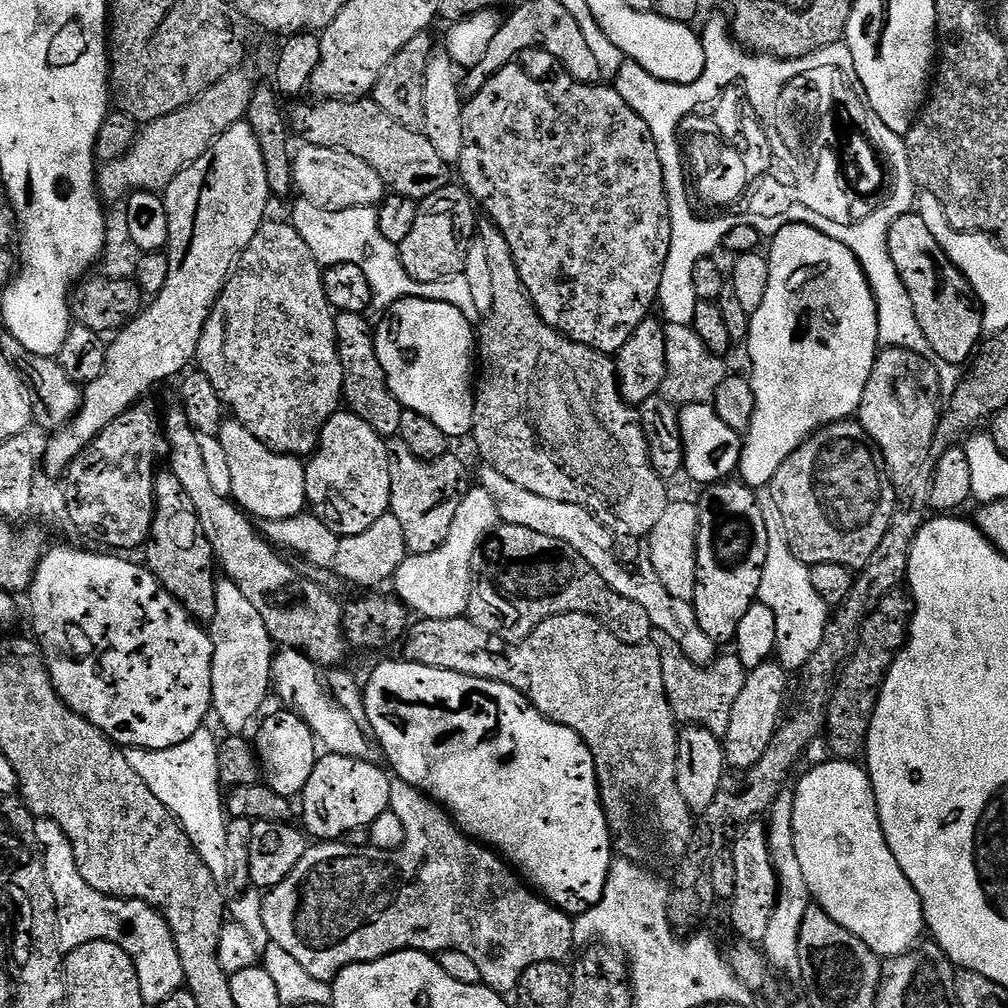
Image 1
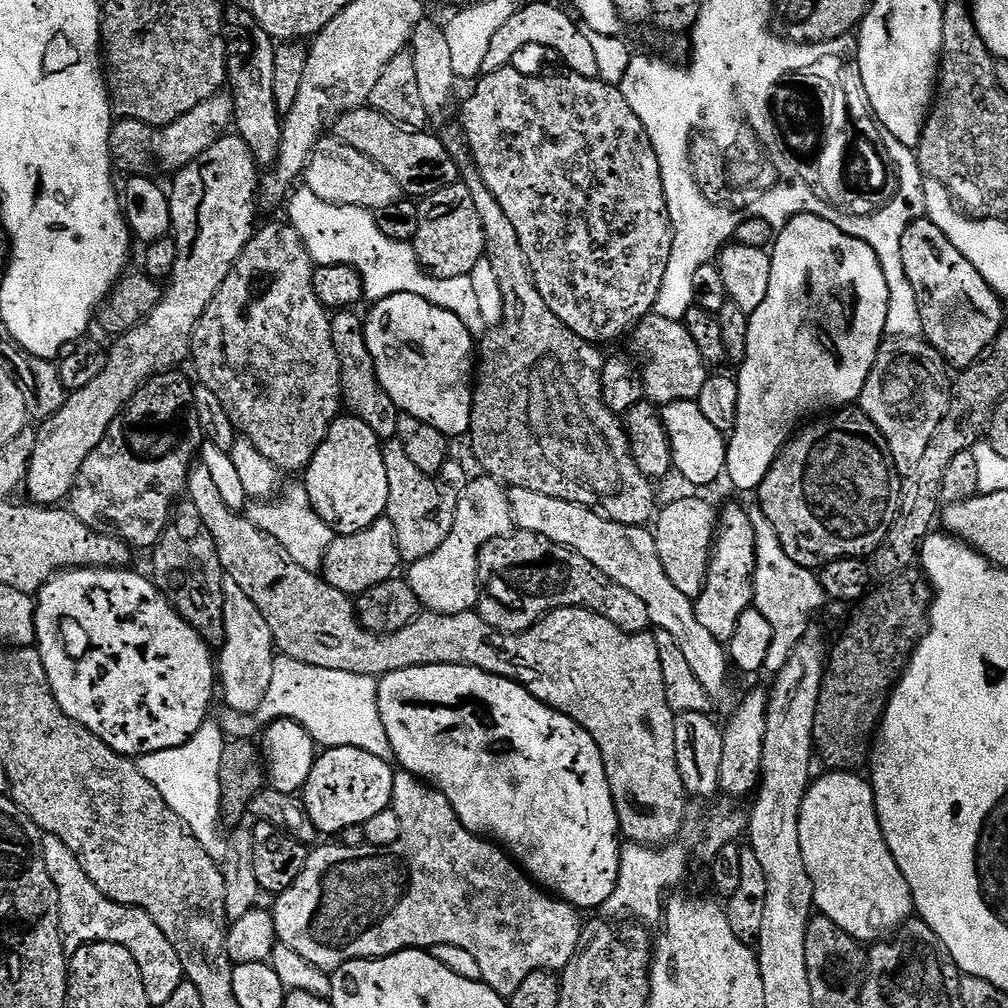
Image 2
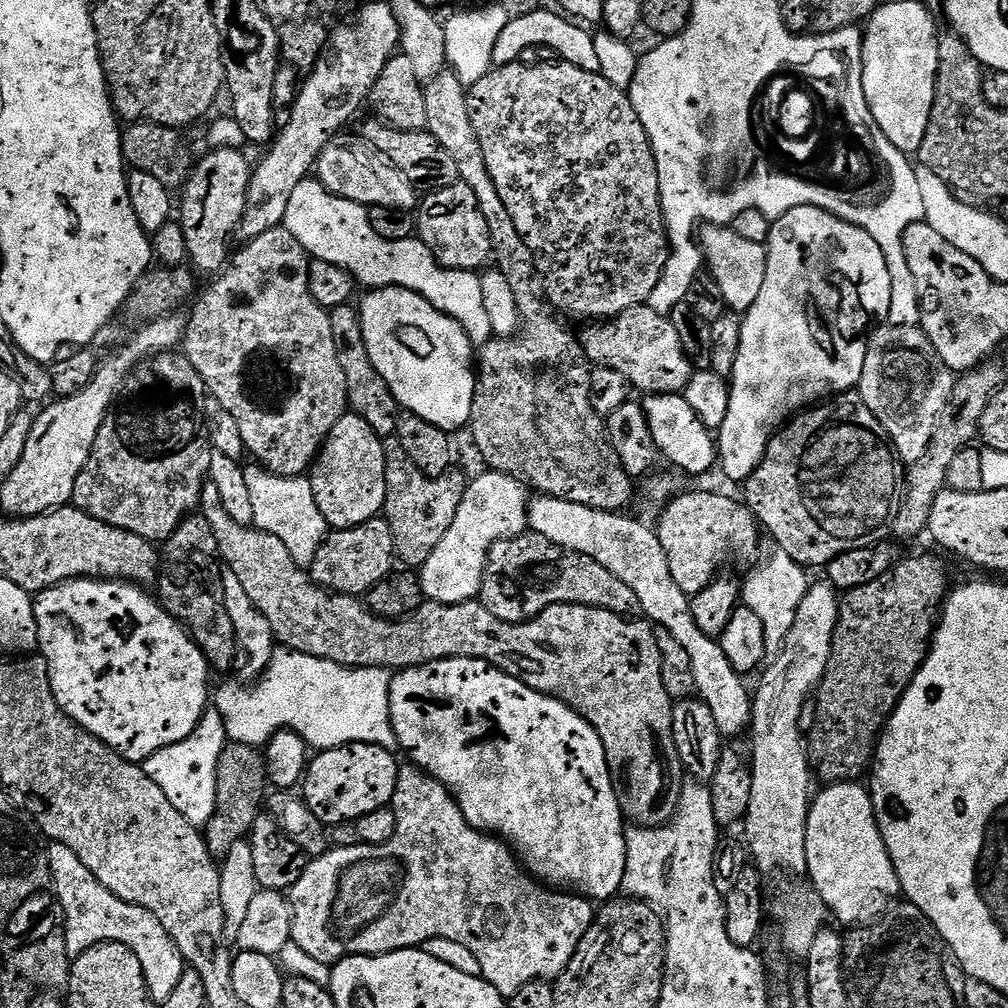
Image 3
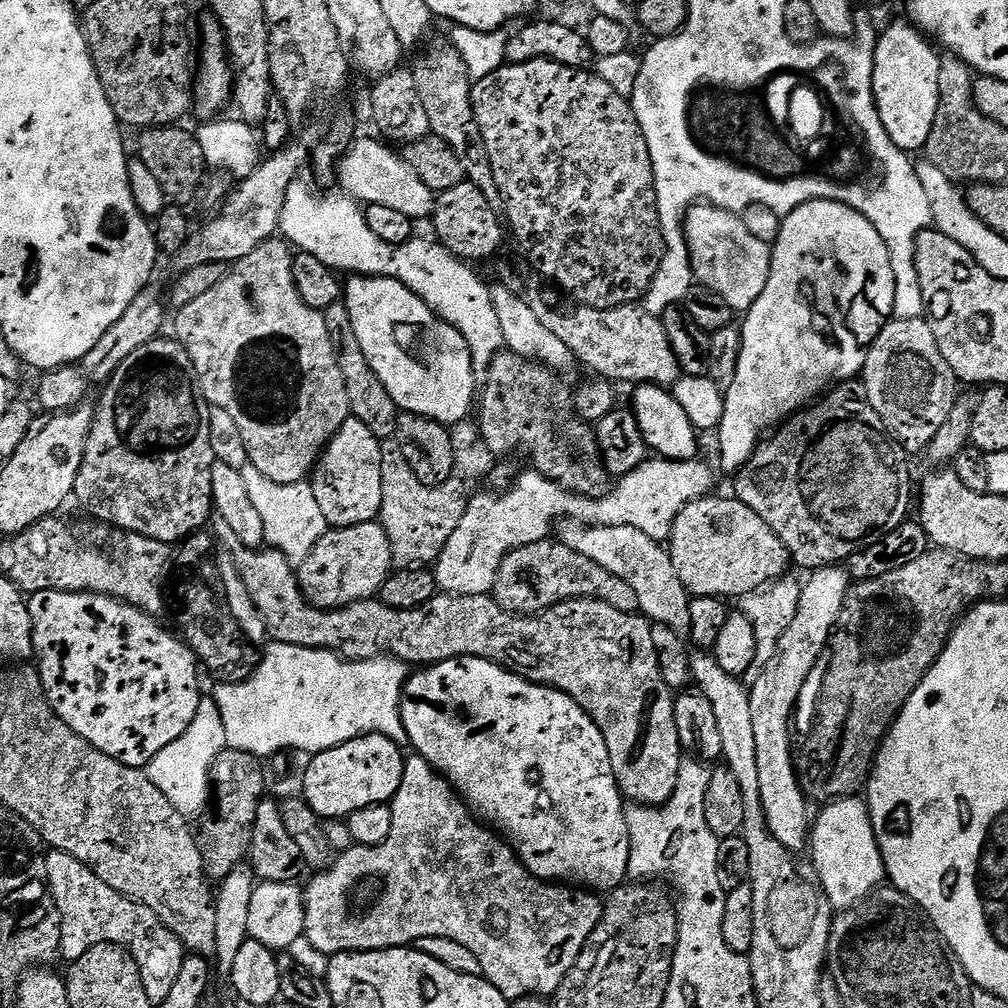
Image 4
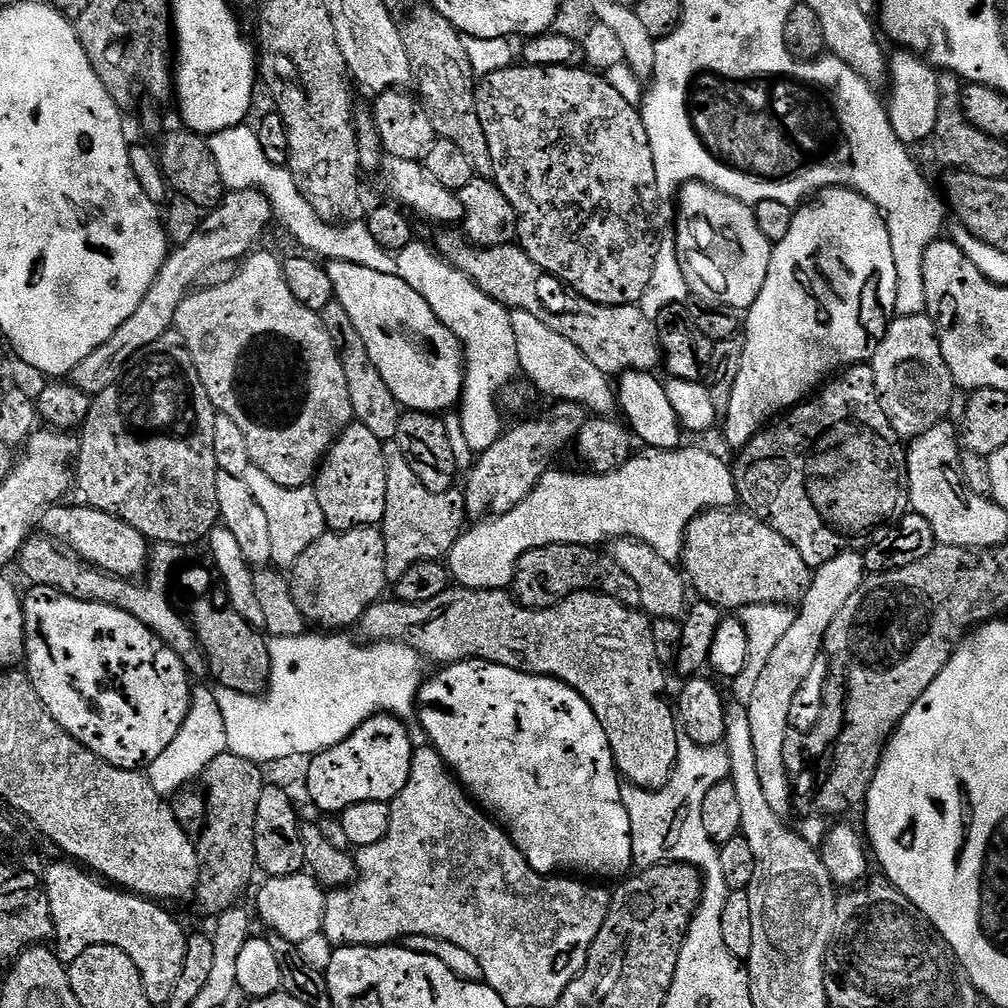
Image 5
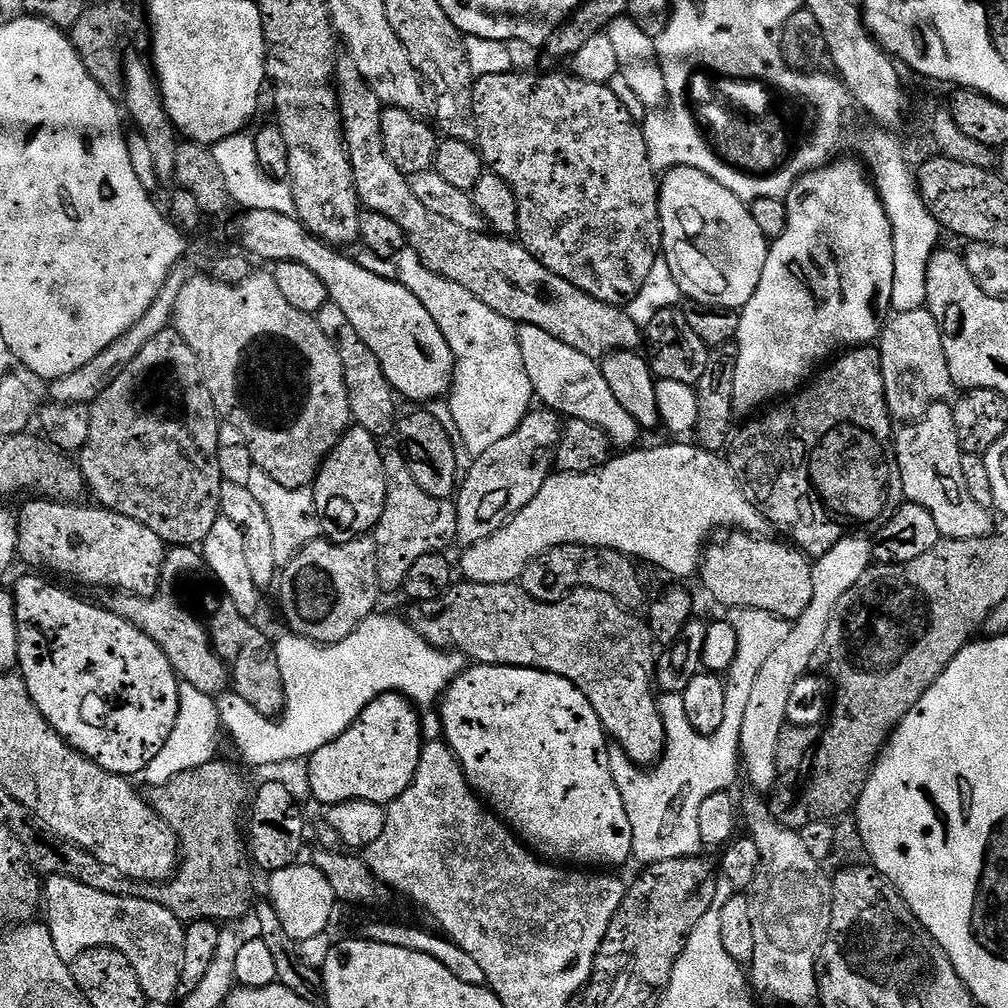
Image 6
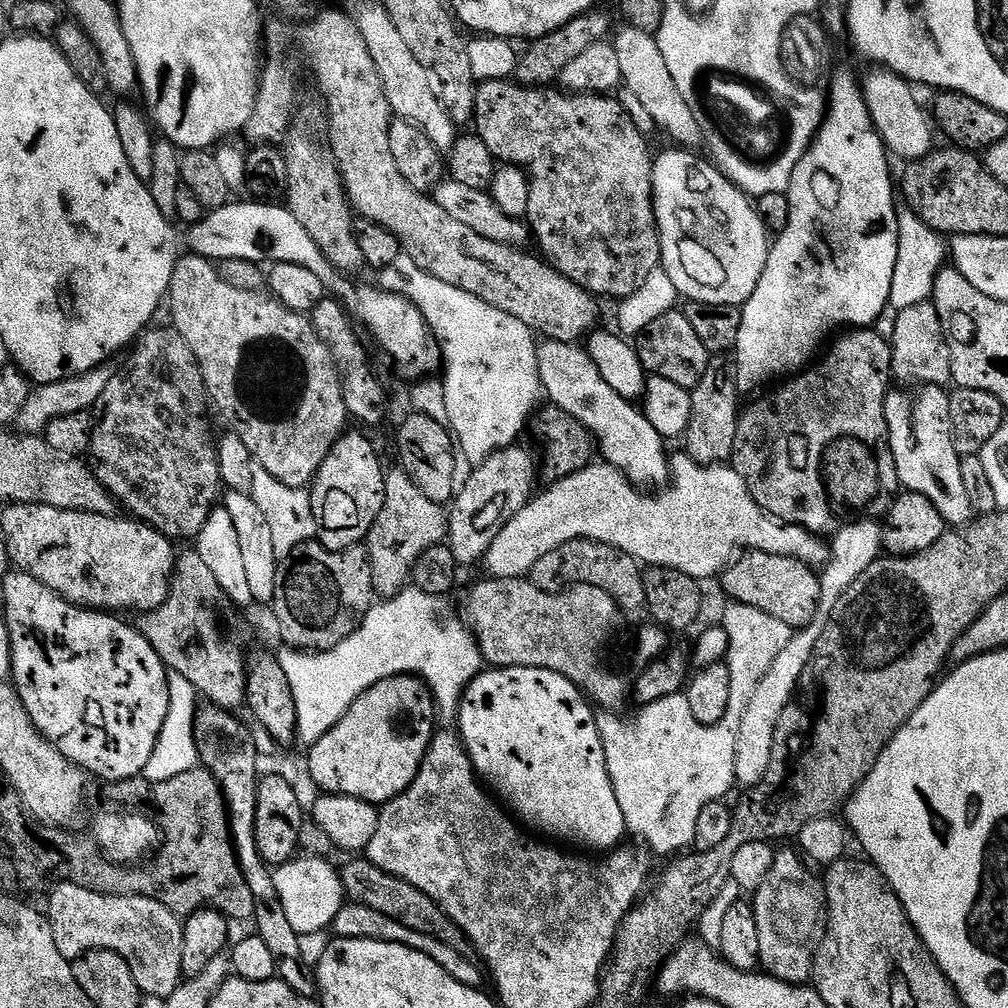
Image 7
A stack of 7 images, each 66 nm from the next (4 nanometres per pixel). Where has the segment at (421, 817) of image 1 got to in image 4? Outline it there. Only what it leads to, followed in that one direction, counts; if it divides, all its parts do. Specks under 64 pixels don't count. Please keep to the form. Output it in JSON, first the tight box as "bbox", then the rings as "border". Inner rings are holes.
{"bbox":[304,754,604,1002],"border":[[[419,754],[409,755],[404,762],[404,777],[398,786],[396,796],[390,801],[392,809],[392,825],[390,826],[390,838],[386,838],[384,844],[373,848],[355,846],[341,851],[333,859],[331,866],[317,871],[316,876],[309,884],[306,884],[304,909],[306,910],[306,922],[304,923],[304,935],[322,954],[328,957],[337,956],[339,952],[384,952],[387,948],[406,948],[415,945],[418,938],[450,938],[450,942],[459,942],[466,946],[474,958],[478,958],[480,975],[499,990],[509,1002],[523,996],[551,997],[562,986],[566,974],[578,962],[578,958],[584,953],[586,942],[590,934],[598,926],[598,922],[604,913],[604,905],[601,897],[595,891],[585,890],[580,886],[565,886],[560,882],[545,882],[537,876],[532,876],[524,868],[524,863],[516,857],[512,847],[505,842],[491,827],[478,822],[467,804],[458,795],[455,788],[443,775],[437,774],[430,767],[427,760]]]}

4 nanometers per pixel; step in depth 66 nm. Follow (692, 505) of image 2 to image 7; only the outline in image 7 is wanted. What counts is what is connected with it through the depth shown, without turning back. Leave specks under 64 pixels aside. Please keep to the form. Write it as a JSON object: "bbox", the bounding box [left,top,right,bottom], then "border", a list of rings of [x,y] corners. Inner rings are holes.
{"bbox":[724,551,820,630],"border":[[[745,551],[724,569],[724,592],[729,601],[754,606],[794,630],[811,625],[820,607],[820,578],[809,565],[778,554]]]}

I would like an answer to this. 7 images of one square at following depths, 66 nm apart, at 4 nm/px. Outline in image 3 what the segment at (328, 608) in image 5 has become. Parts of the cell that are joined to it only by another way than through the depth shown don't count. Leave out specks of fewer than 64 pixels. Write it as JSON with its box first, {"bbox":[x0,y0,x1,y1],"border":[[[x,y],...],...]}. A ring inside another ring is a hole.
{"bbox":[310,518,397,598],"border":[[[377,518],[368,520],[365,524],[360,524],[356,528],[341,528],[327,536],[324,539],[324,545],[320,547],[318,554],[314,558],[310,575],[320,587],[327,588],[330,592],[341,592],[343,596],[360,598],[368,593],[375,584],[392,575],[394,571],[392,563],[397,563],[397,560],[396,543],[392,537],[388,521],[384,518]]]}

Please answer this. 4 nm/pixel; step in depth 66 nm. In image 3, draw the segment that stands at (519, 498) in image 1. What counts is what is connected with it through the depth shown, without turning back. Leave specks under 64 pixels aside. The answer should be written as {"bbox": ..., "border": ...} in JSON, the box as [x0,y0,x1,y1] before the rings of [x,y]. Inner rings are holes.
{"bbox":[528,494,753,737],"border":[[[547,494],[539,495],[536,499],[528,513],[529,529],[542,534],[542,538],[550,538],[550,542],[566,550],[574,550],[594,558],[594,562],[598,562],[598,566],[606,566],[606,570],[610,570],[614,578],[622,578],[622,582],[626,582],[626,586],[630,586],[630,590],[638,594],[640,612],[653,625],[670,630],[670,634],[674,634],[674,639],[678,641],[678,646],[686,650],[690,658],[690,670],[694,674],[696,692],[699,699],[703,700],[706,706],[710,706],[710,714],[714,714],[714,722],[718,722],[721,737],[740,736],[743,732],[745,735],[752,723],[753,693],[744,685],[745,677],[736,672],[734,666],[730,666],[730,658],[726,658],[719,639],[702,634],[702,630],[698,630],[698,622],[694,622],[691,599],[681,590],[678,582],[674,582],[674,577],[670,574],[670,562],[666,562],[666,550],[662,550],[659,535],[653,529],[651,532],[646,525],[639,524],[634,517],[624,516],[628,514],[603,512],[597,508],[587,508],[581,504],[559,500]]]}

